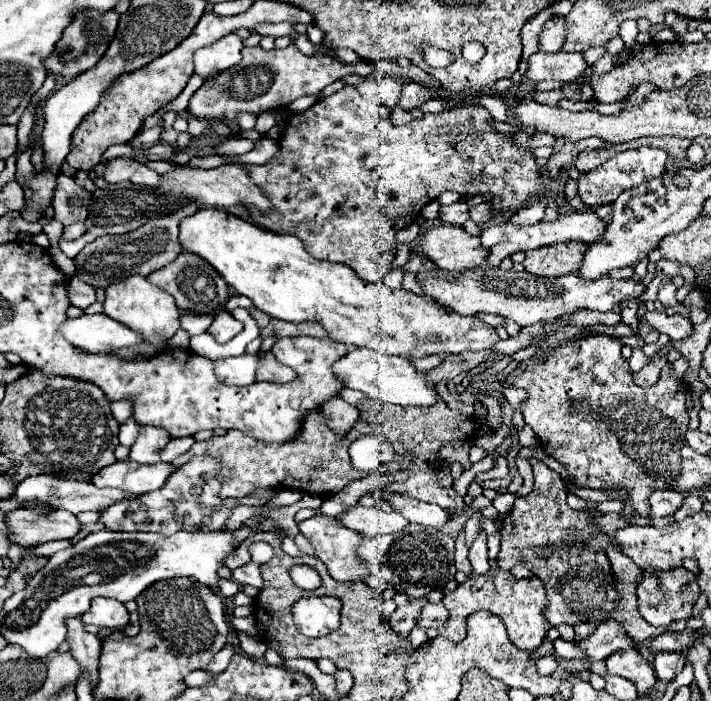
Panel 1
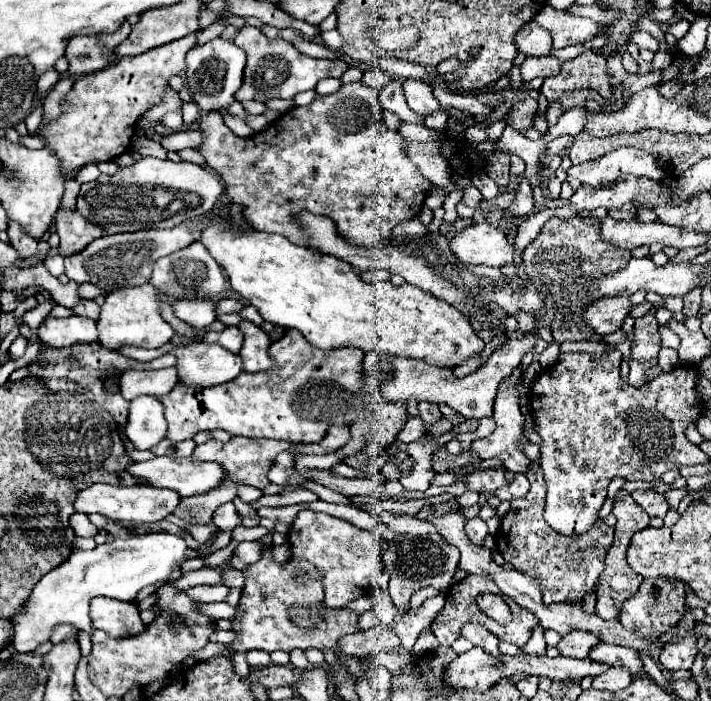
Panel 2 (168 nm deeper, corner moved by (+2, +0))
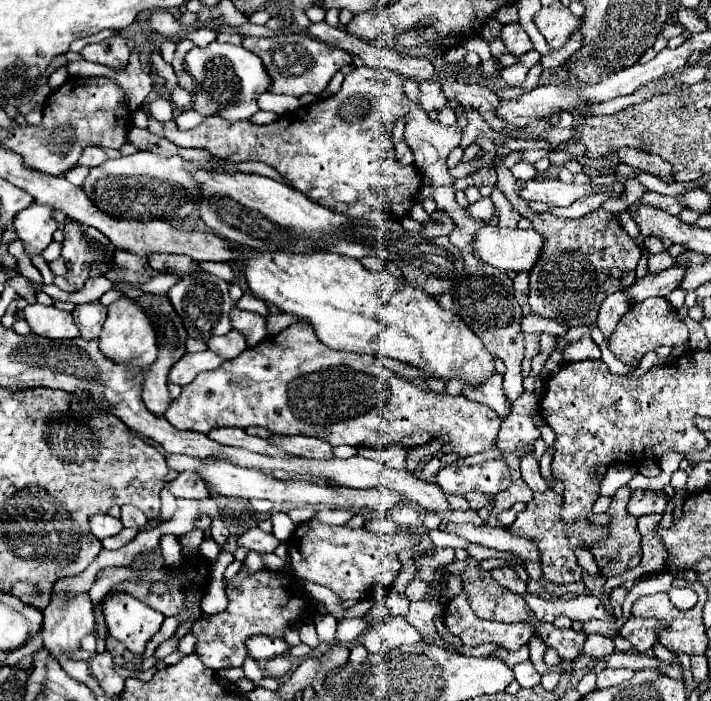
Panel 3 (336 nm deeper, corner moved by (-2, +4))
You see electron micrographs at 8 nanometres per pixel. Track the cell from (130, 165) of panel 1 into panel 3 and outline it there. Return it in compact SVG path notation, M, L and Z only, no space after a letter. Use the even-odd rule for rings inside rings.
M86 147L86 151L82 151L82 159L78 161L78 165L98 167L98 165L104 163L106 159L108 159L108 155L106 155L100 147Z

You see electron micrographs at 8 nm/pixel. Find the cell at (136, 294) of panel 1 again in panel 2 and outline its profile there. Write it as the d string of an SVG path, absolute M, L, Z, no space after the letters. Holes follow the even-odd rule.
M146 283L142 287L118 289L106 295L106 301L98 319L98 341L106 349L120 347L142 347L142 349L158 349L174 337L172 327L160 317L158 309L158 291L154 285Z

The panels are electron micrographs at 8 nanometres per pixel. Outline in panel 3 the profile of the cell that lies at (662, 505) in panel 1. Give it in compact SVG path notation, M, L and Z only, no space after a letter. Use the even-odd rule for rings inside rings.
M632 491L632 499L628 503L630 515L648 515L648 513L664 513L667 497L656 495L652 491Z

